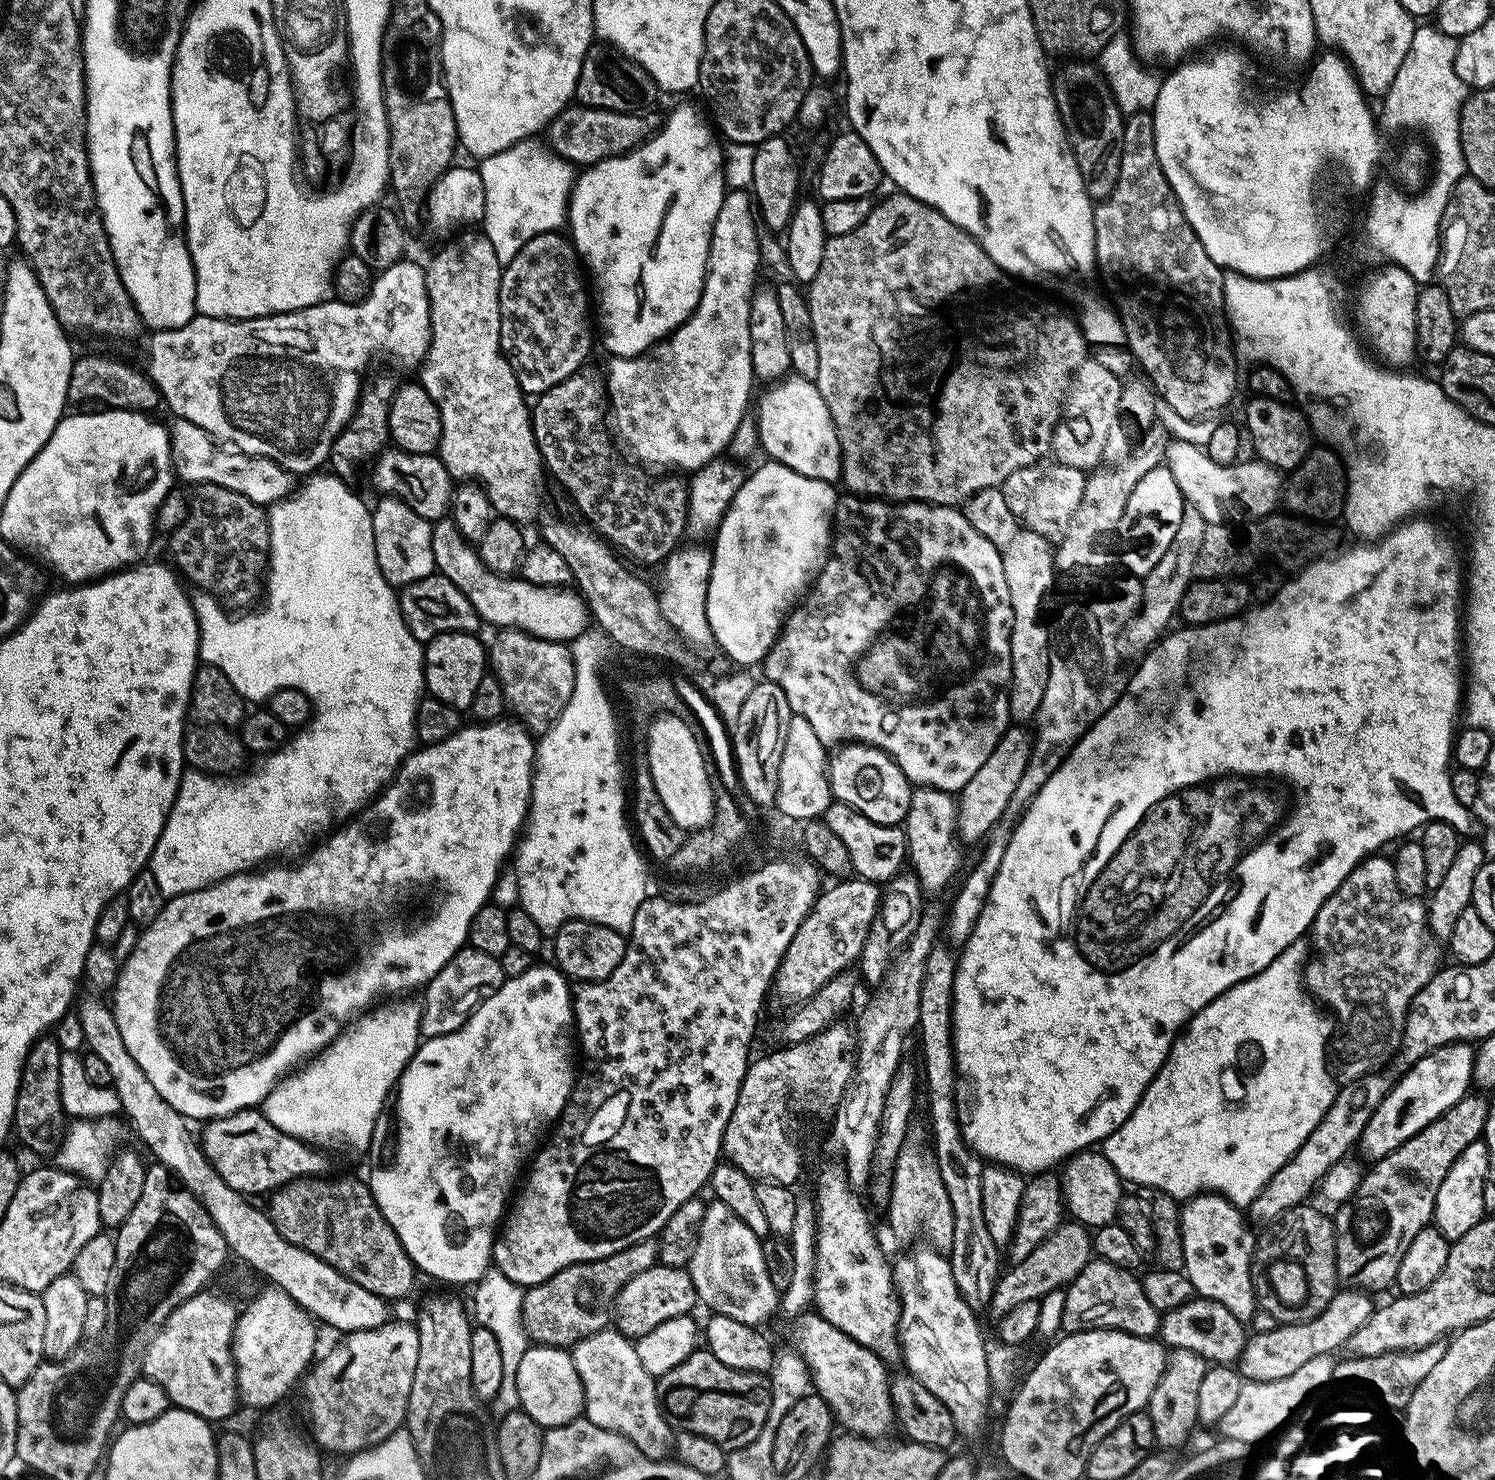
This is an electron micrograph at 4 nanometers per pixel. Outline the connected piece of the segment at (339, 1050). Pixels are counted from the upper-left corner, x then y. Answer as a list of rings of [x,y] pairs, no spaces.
[[[419,999],[404,1000],[393,1008],[379,1008],[353,1020],[319,1056],[307,1061],[295,1074],[285,1075],[281,1079],[262,1105],[264,1116],[275,1128],[313,1146],[349,1148],[352,1152],[367,1153],[372,1146],[376,1124],[393,1095],[396,1083],[422,1043],[422,1004]]]

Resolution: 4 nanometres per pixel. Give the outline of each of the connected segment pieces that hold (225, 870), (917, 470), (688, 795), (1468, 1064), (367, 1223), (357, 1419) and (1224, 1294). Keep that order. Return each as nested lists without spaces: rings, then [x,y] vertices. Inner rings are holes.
[[[309,475],[305,479],[308,481],[301,488],[299,485],[295,491],[267,509],[270,550],[268,551],[268,567],[266,569],[266,595],[263,597],[263,600],[265,599],[264,608],[257,607],[255,610],[248,610],[243,614],[232,615],[229,609],[222,606],[220,601],[211,596],[209,592],[196,590],[191,593],[192,609],[196,615],[198,634],[200,635],[200,660],[203,663],[213,664],[215,668],[220,668],[222,674],[226,674],[226,678],[230,678],[237,694],[249,701],[252,699],[264,702],[278,690],[297,688],[302,690],[302,694],[310,697],[313,710],[312,719],[308,721],[307,725],[299,729],[280,751],[272,752],[269,756],[263,757],[261,764],[264,765],[254,769],[245,778],[244,784],[235,784],[232,781],[235,779],[232,778],[209,778],[205,773],[195,770],[185,771],[184,775],[180,777],[176,801],[172,803],[168,821],[164,823],[164,829],[154,846],[150,861],[150,871],[154,874],[154,882],[158,882],[158,890],[162,890],[165,898],[182,896],[185,892],[199,892],[200,889],[208,888],[211,884],[217,884],[219,880],[225,880],[228,876],[238,876],[249,870],[259,869],[265,862],[271,861],[268,860],[271,856],[284,856],[287,852],[302,847],[307,840],[313,839],[312,841],[315,841],[317,839],[315,836],[319,834],[320,828],[329,827],[328,829],[331,829],[333,826],[355,817],[360,809],[395,777],[402,761],[417,747],[416,707],[420,705],[426,692],[424,686],[425,645],[416,640],[414,634],[410,634],[410,630],[400,613],[397,589],[388,584],[386,578],[382,578],[382,570],[378,570],[378,558],[374,550],[372,514],[369,505],[364,505],[340,481],[343,479],[339,475],[320,475]]]
[[[899,190],[893,193],[881,204],[873,203],[854,234],[830,236],[824,241],[822,266],[818,266],[818,274],[814,274],[806,288],[810,322],[818,346],[818,374],[814,383],[836,427],[840,443],[840,475],[849,493],[865,498],[883,498],[888,502],[960,506],[978,490],[999,488],[1010,474],[1014,474],[1014,470],[1030,466],[1035,460],[1044,460],[1049,455],[1064,395],[1078,366],[1089,359],[1090,345],[1071,311],[1063,312],[1058,305],[1039,300],[1036,296],[1019,296],[1012,285],[1015,284],[1013,277],[999,268],[990,254],[983,252],[969,232],[963,232],[950,222],[950,218],[929,204]]]
[[[660,714],[647,725],[646,734],[648,769],[654,778],[658,798],[662,798],[666,810],[670,810],[670,818],[685,830],[707,829],[715,814],[715,798],[697,740],[690,734],[689,727],[680,718]]]
[[[1457,1042],[1442,1046],[1411,1065],[1407,1069],[1408,1073],[1397,1084],[1395,1081],[1389,1087],[1378,1110],[1374,1110],[1370,1122],[1366,1122],[1359,1147],[1364,1148],[1365,1154],[1371,1158],[1388,1156],[1395,1148],[1414,1138],[1414,1134],[1421,1132],[1427,1124],[1443,1116],[1446,1110],[1450,1110],[1450,1106],[1469,1095],[1473,1087],[1475,1058],[1476,1049],[1471,1043]]]
[[[305,1178],[292,1180],[271,1193],[266,1213],[286,1242],[309,1251],[387,1302],[412,1292],[417,1269],[406,1254],[398,1234],[386,1222],[367,1183],[360,1180]]]
[[[387,1322],[381,1328],[349,1332],[341,1335],[339,1339],[340,1341],[324,1357],[321,1355],[309,1367],[303,1377],[304,1408],[308,1411],[307,1431],[325,1453],[328,1451],[351,1454],[373,1448],[390,1434],[401,1431],[408,1415],[414,1366],[418,1366],[418,1330],[412,1322],[408,1324]]]
[[[1205,1192],[1192,1199],[1183,1201],[1180,1209],[1180,1229],[1182,1230],[1182,1246],[1186,1254],[1184,1273],[1190,1278],[1192,1287],[1197,1297],[1214,1302],[1222,1302],[1234,1318],[1245,1322],[1258,1312],[1258,1288],[1252,1285],[1252,1264],[1254,1265],[1254,1253],[1257,1237],[1252,1236],[1248,1229],[1249,1221],[1244,1221],[1245,1213],[1237,1208],[1232,1201],[1227,1200],[1214,1192]]]

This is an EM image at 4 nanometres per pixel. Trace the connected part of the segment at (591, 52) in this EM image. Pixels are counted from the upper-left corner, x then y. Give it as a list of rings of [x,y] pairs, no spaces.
[[[593,42],[582,58],[582,70],[578,74],[575,99],[588,108],[605,108],[611,112],[644,112],[651,109],[658,97],[654,78],[642,70],[626,54],[622,54],[607,42]]]

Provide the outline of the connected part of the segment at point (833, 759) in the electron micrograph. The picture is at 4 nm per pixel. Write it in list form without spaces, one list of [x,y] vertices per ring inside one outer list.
[[[848,742],[837,747],[828,761],[828,781],[833,801],[849,804],[870,818],[870,822],[900,826],[910,810],[913,785],[909,784],[906,774],[902,774],[886,753],[868,744]]]

